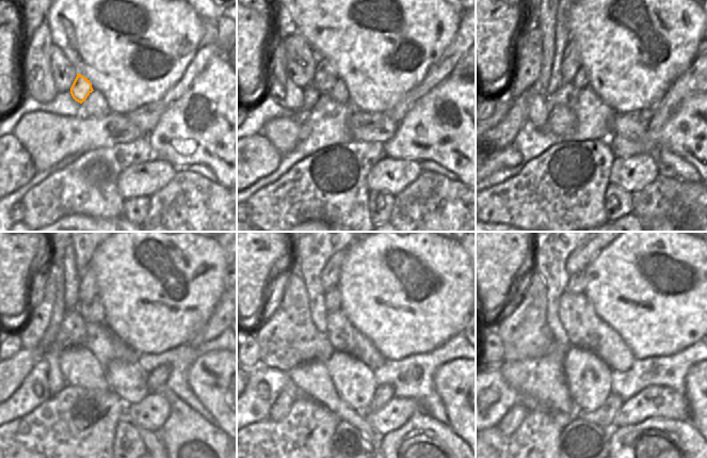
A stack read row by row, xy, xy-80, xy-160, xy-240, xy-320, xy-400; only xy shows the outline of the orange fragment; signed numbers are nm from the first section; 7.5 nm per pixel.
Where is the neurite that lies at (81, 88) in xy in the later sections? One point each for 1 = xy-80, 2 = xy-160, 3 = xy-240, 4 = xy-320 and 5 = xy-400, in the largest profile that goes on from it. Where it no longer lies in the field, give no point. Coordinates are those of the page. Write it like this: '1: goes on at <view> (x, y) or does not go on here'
1: goes on at xy-80 (325, 77)
2: goes on at xy-160 (571, 63)
3: goes on at xy-240 (87, 285)
4: goes on at xy-320 (331, 272)
5: goes on at xy-400 (584, 253)

